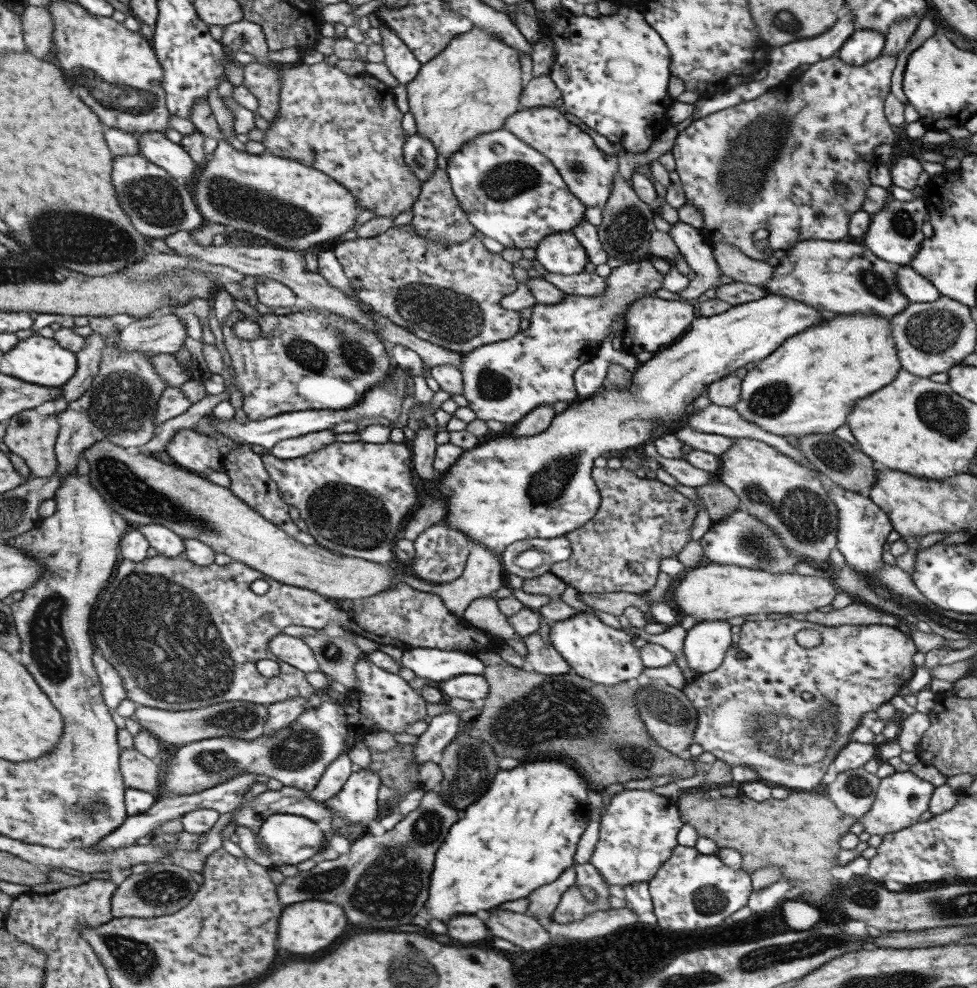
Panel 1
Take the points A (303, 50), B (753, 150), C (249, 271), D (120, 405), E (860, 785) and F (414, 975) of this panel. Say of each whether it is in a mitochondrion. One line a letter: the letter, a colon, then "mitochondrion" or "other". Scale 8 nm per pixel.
A: other
B: mitochondrion
C: other
D: mitochondrion
E: mitochondrion
F: mitochondrion

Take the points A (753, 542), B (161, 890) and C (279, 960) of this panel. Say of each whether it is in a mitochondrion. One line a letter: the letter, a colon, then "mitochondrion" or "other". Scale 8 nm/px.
A: mitochondrion
B: mitochondrion
C: other

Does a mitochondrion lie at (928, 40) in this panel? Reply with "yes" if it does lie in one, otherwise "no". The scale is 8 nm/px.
no

